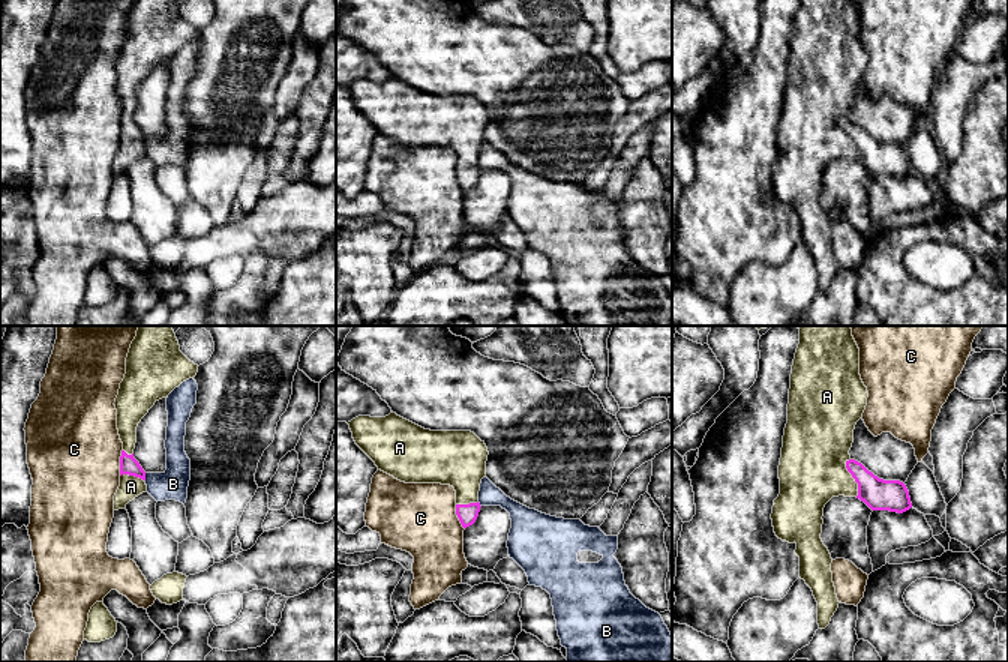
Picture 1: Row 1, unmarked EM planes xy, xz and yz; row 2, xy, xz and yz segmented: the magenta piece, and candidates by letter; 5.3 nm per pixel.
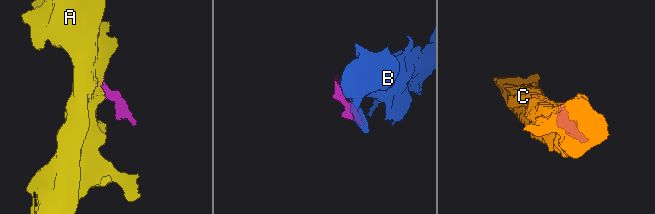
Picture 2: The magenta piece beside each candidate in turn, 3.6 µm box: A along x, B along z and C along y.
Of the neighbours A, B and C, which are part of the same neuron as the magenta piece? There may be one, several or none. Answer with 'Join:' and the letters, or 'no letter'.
Join: A

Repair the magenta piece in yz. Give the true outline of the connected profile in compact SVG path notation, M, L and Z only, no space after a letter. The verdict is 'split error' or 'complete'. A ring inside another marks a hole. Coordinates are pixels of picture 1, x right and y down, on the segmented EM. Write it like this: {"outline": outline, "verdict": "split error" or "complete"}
{"outline": "M850 326L796 327L800 329L800 344L792 365L788 423L778 465L780 494L774 500L771 519L774 533L778 539L796 543L795 554L800 557L800 578L812 588L818 602L818 624L819 629L825 629L840 603L832 582L832 558L820 539L825 504L832 497L844 495L860 498L872 510L903 513L912 507L912 503L903 482L879 479L849 455L854 443L855 425L862 417L868 398L867 387L860 375L860 348L852 336Z", "verdict": "split error"}

